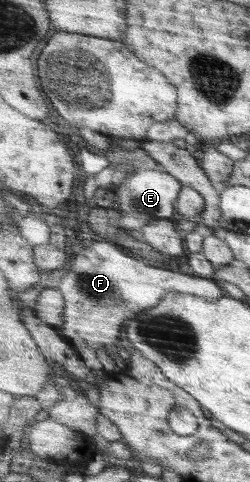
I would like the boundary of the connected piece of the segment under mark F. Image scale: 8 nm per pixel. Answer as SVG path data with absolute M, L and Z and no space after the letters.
M95 241L93 246L77 255L72 269L58 285L67 299L66 323L58 329L76 349L92 346L95 350L113 351L124 323L134 315L158 306L170 294L194 294L212 302L226 296L226 289L214 278L152 267L128 253L118 243Z

